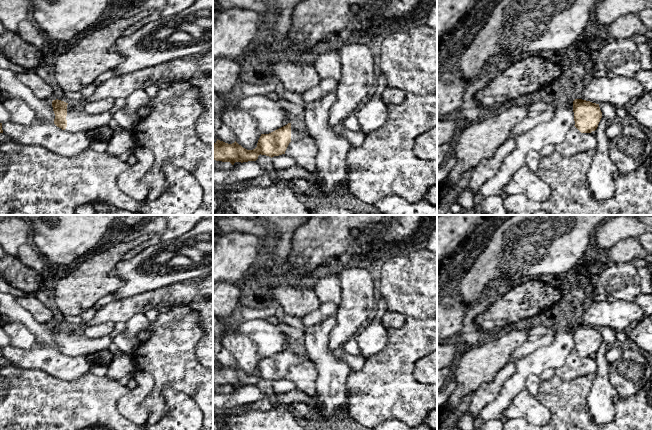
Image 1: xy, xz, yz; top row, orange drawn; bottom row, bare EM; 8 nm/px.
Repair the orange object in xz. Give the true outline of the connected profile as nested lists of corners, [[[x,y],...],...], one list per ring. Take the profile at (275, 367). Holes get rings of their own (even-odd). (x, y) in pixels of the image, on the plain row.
[[[291,346],[269,358],[261,358],[257,371],[253,374],[243,372],[236,365],[228,368],[217,363],[213,368],[213,383],[234,389],[235,386],[256,385],[260,378],[272,382],[285,378],[291,365],[299,364],[308,358],[307,352],[301,346]]]

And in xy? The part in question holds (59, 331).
[[[53,324],[52,331],[55,338],[54,348],[68,356],[89,356],[101,350],[109,349],[113,342],[113,335],[90,339],[77,328]]]

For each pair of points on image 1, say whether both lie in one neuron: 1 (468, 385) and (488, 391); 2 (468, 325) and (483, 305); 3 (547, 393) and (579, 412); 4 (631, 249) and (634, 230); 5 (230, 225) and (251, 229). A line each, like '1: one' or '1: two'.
1: two
2: one
3: one
4: two
5: one

